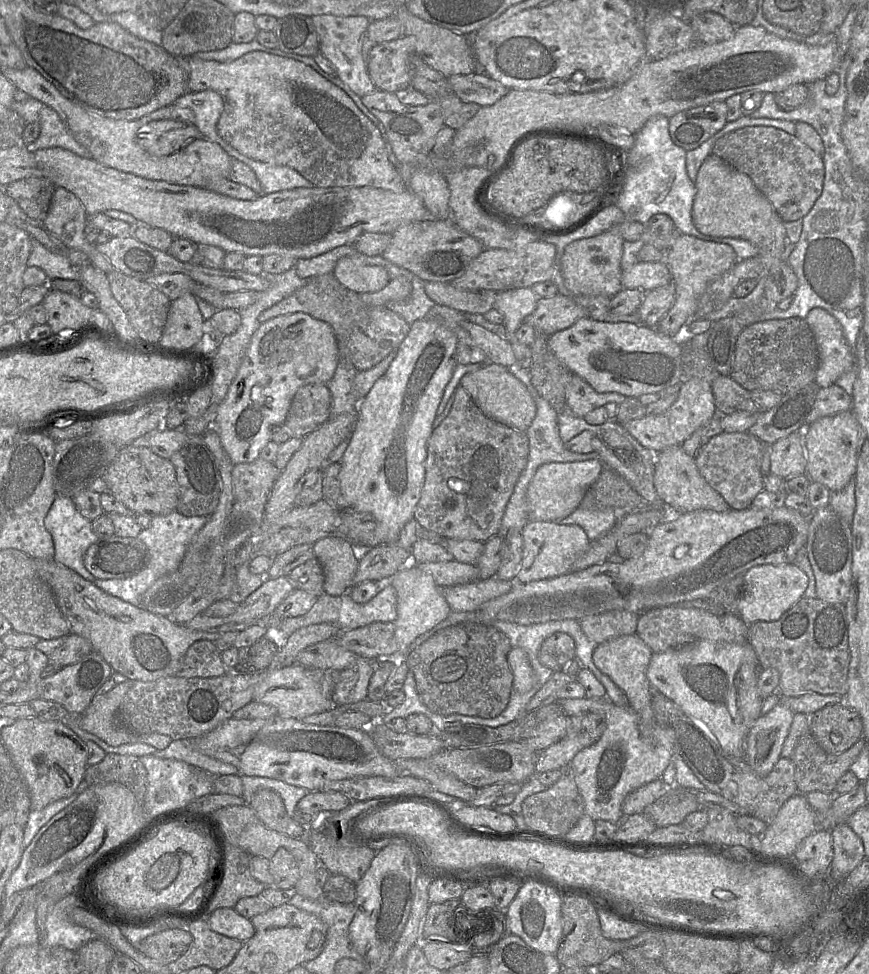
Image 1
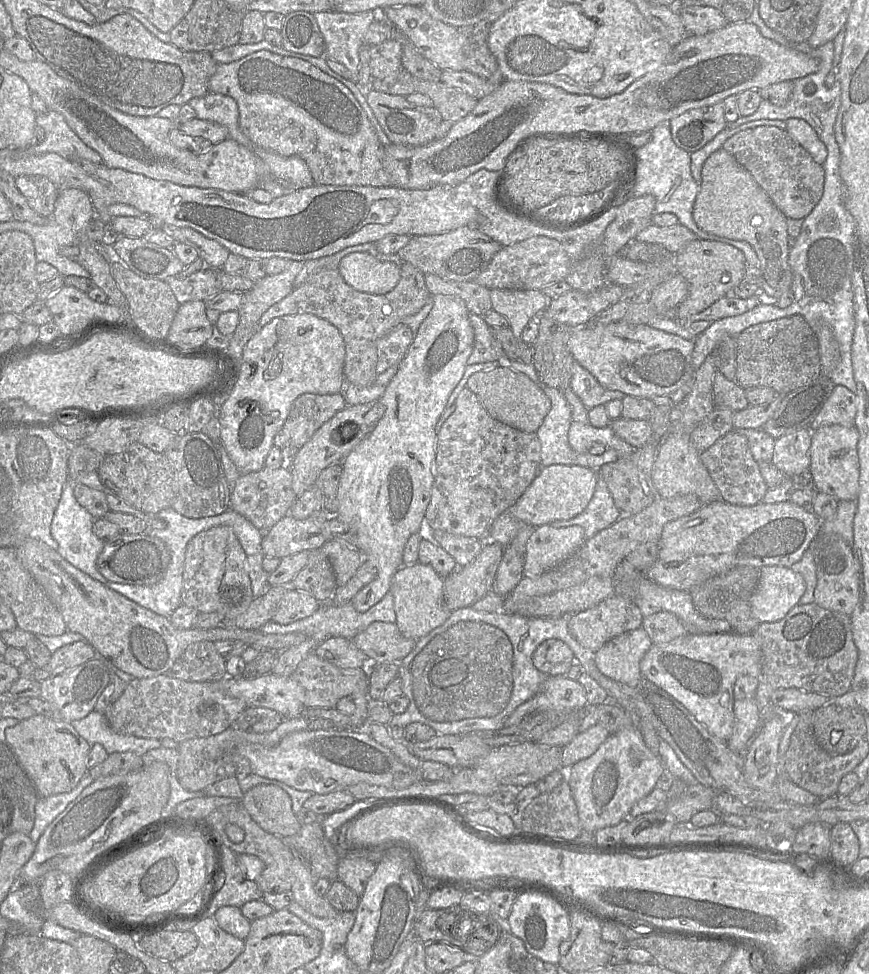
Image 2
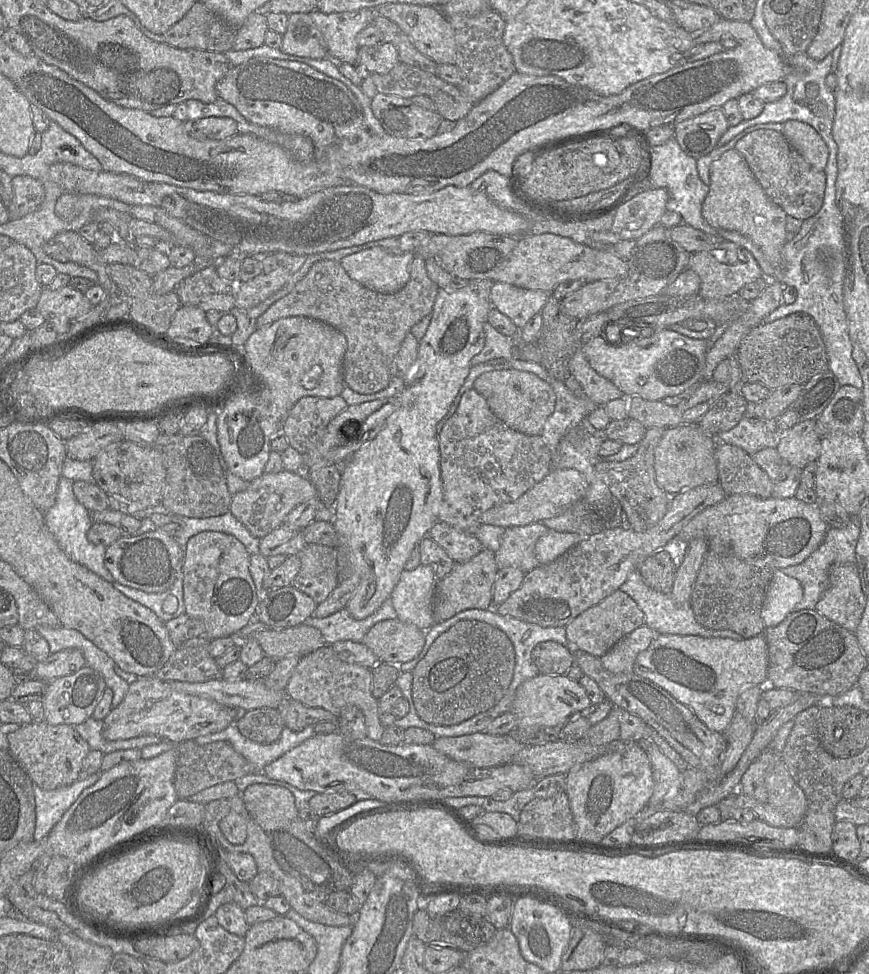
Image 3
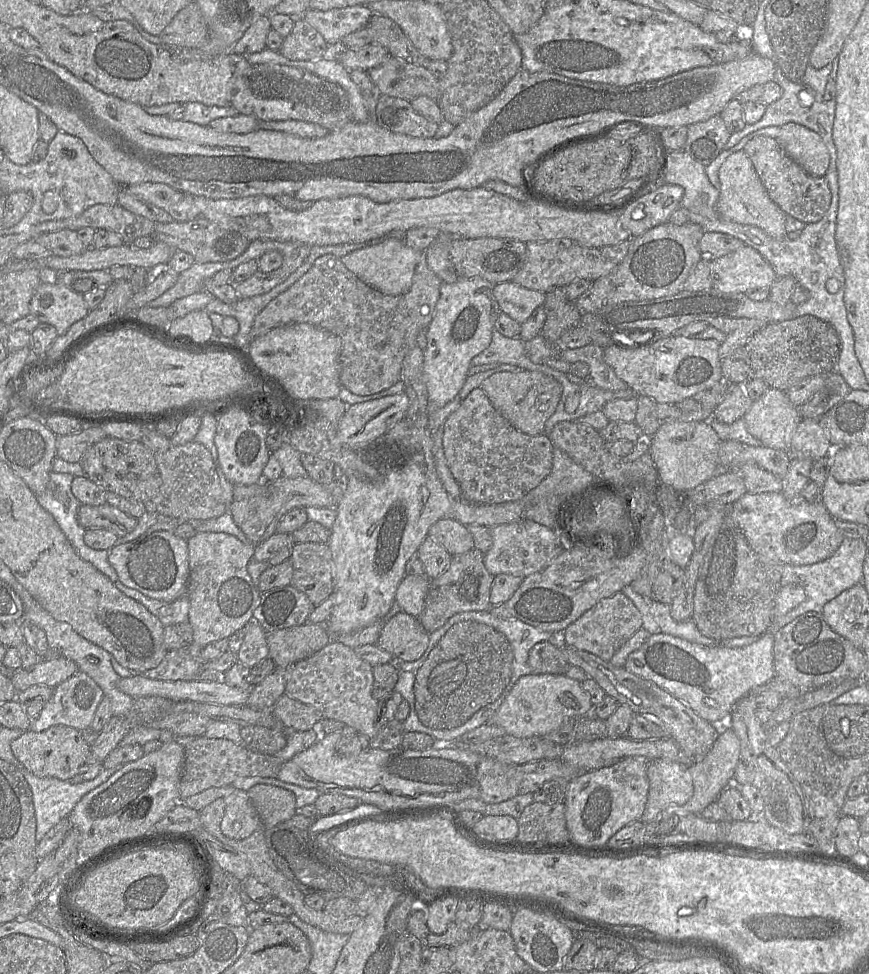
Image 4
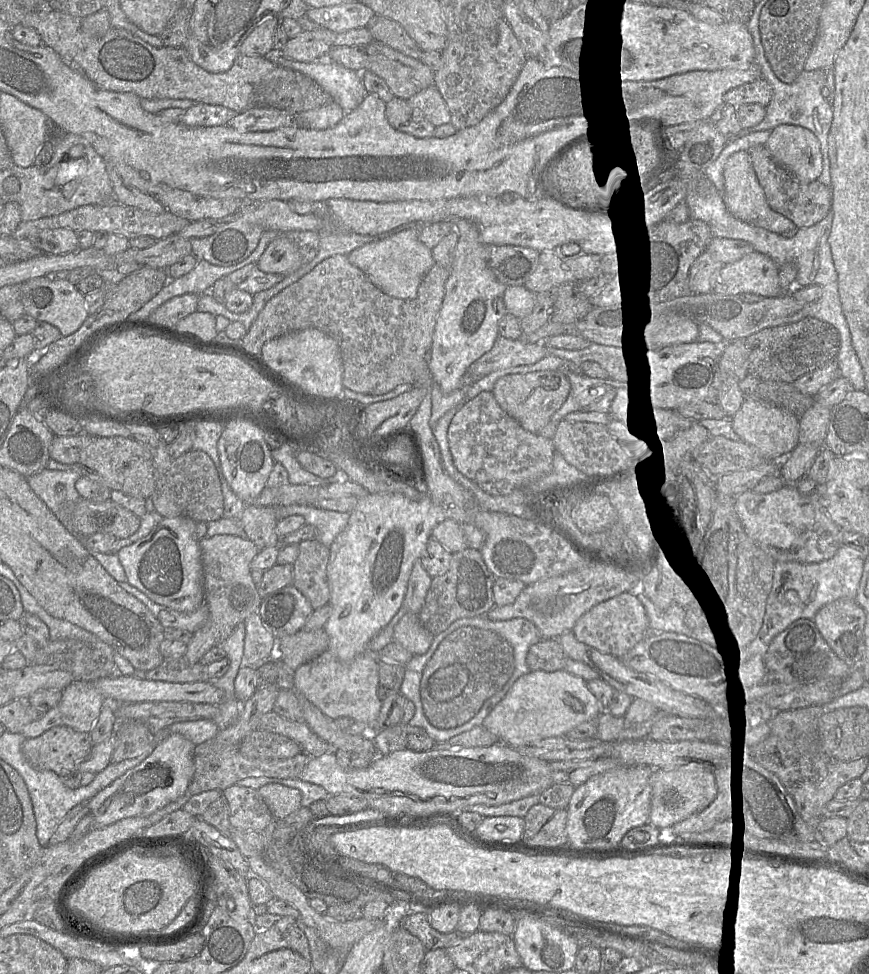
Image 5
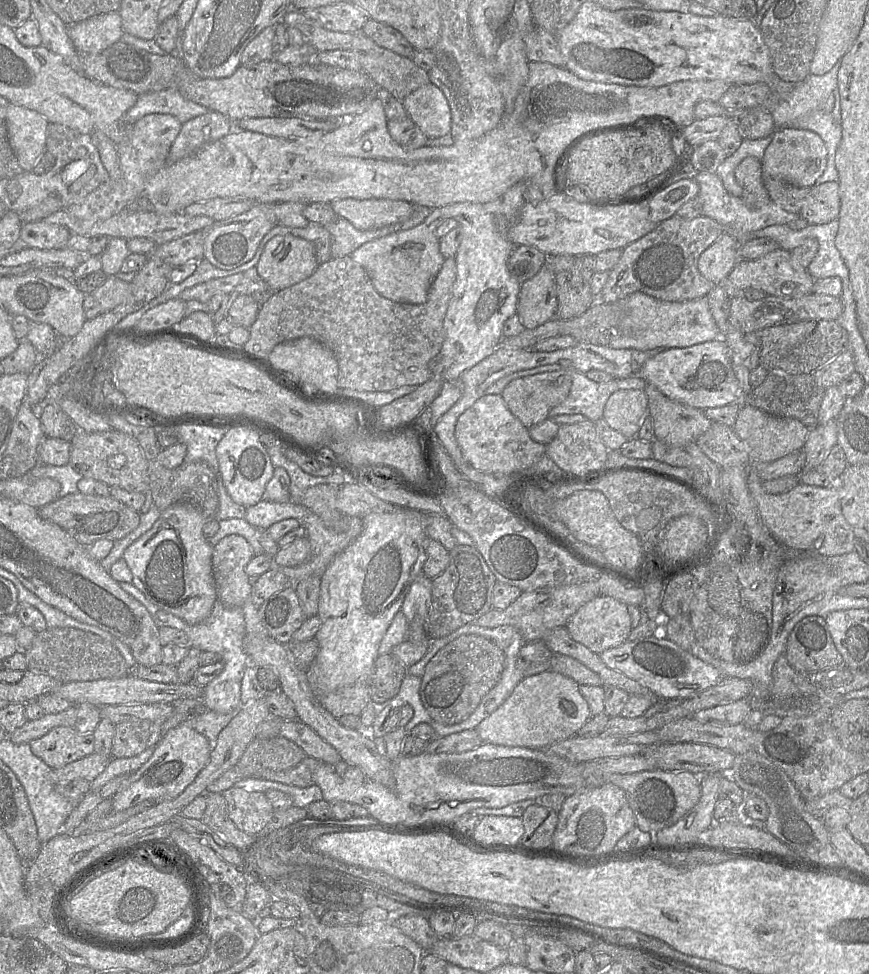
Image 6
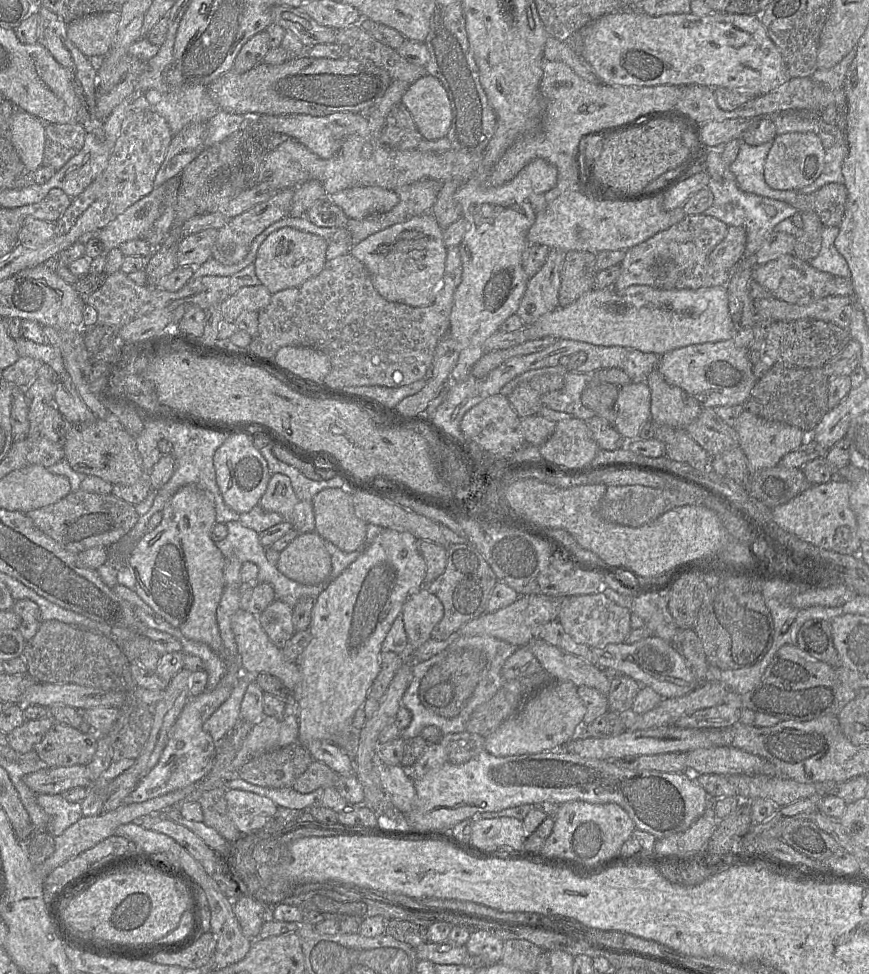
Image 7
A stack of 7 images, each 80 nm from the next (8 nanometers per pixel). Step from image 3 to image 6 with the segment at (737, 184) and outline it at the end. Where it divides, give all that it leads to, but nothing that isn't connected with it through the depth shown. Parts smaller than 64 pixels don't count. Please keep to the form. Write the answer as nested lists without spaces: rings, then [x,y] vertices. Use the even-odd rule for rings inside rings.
[[[755,157],[743,159],[735,169],[735,179],[743,189],[743,200],[752,208],[759,208],[770,201],[763,183],[761,161]]]

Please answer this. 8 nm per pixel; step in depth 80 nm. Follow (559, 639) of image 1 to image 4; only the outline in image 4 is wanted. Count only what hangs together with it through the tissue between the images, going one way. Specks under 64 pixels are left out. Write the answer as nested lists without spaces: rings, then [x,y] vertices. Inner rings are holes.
[[[548,641],[538,642],[530,649],[528,664],[534,674],[565,674],[569,667],[564,649]]]

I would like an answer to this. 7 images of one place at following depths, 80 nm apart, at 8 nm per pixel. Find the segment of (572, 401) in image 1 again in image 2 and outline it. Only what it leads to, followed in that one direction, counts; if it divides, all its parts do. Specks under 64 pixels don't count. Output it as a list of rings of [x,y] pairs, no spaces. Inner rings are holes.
[[[575,360],[569,387],[577,395],[586,409],[605,405],[611,400],[622,400],[626,395],[617,390],[604,388],[596,378]]]

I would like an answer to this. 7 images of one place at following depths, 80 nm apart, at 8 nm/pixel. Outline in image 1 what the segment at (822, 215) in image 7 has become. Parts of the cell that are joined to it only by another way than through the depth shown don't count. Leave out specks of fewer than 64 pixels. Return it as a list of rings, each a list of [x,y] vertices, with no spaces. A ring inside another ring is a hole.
[[[749,126],[717,140],[712,154],[750,177],[784,222],[802,219],[813,207],[823,188],[821,156],[795,135],[772,126]]]

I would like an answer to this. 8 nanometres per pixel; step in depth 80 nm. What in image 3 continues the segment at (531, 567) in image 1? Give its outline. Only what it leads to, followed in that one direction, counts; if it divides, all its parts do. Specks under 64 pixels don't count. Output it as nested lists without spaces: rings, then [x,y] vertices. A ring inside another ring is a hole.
[[[548,529],[535,544],[535,556],[540,565],[551,563],[580,541],[581,535],[579,533]]]

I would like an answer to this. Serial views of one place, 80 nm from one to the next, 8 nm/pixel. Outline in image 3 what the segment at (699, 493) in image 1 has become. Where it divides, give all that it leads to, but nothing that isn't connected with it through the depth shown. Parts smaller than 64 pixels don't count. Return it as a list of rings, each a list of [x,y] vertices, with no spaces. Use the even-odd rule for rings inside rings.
[[[697,425],[666,428],[654,451],[654,472],[658,485],[669,495],[686,489],[718,483],[715,449],[718,441]]]

